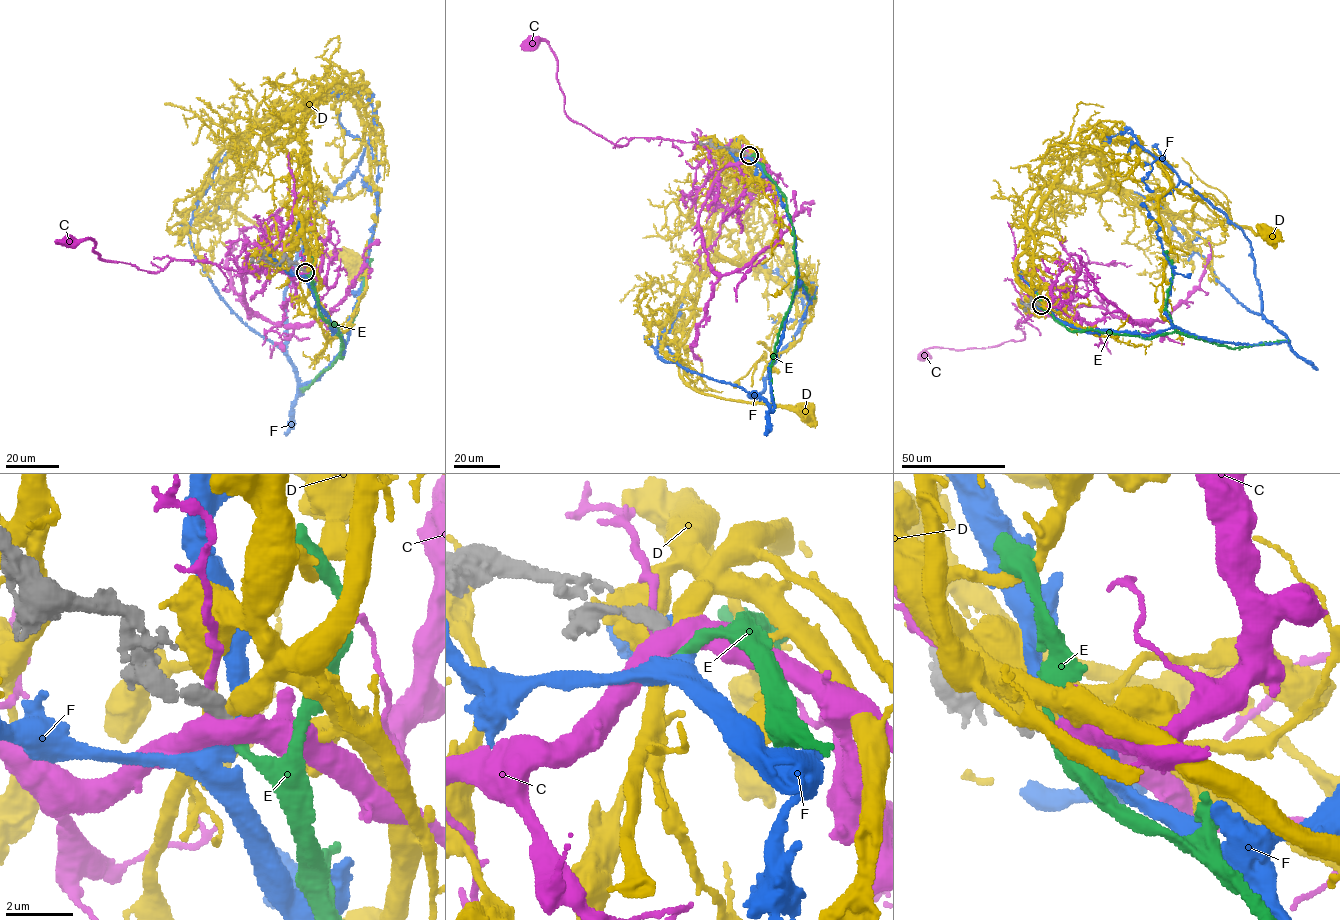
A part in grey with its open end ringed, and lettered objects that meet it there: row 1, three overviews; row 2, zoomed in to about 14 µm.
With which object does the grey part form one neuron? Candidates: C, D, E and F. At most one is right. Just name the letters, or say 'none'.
E

